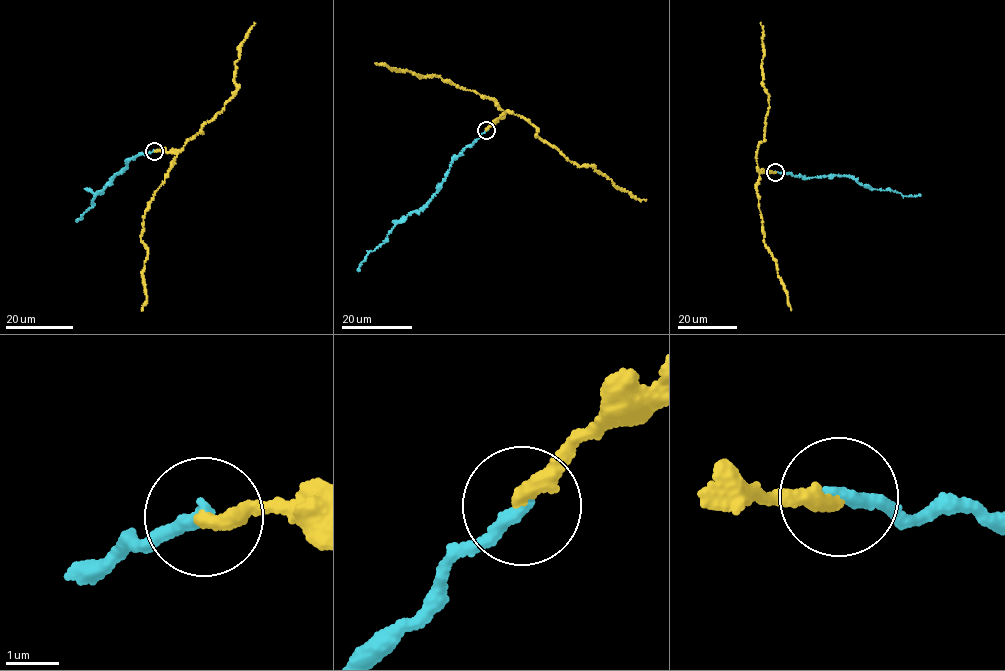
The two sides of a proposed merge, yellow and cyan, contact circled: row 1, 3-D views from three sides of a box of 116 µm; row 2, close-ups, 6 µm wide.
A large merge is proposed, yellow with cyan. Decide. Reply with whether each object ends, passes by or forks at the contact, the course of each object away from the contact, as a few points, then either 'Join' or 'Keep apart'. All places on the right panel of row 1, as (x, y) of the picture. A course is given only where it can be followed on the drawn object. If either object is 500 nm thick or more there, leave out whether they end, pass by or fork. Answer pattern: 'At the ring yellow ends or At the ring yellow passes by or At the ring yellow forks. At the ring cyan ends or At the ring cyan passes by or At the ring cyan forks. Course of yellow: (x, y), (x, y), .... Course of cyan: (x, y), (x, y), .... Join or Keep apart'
At the ring yellow ends. At the ring cyan ends. Course of yellow: (775, 172), (758, 171), (755, 159), (759, 144), (764, 140), (769, 103), (762, 83), (764, 54), (760, 22). Course of cyan: (775, 172), (803, 178), (849, 176), (872, 188), (891, 190), (903, 196), (920, 195). Join

